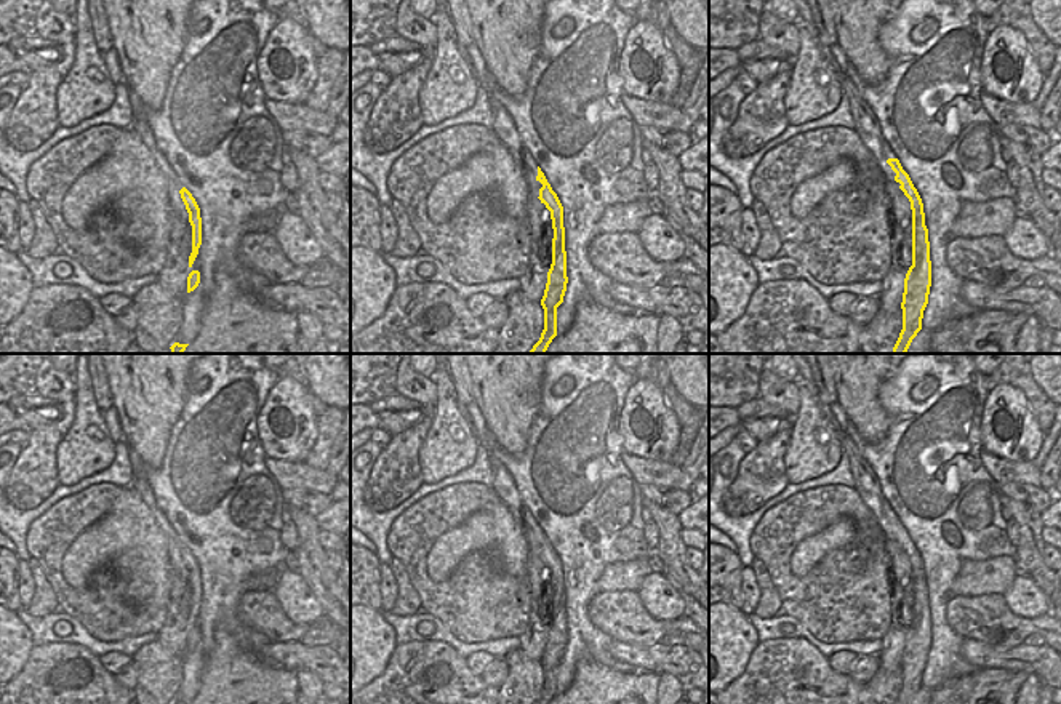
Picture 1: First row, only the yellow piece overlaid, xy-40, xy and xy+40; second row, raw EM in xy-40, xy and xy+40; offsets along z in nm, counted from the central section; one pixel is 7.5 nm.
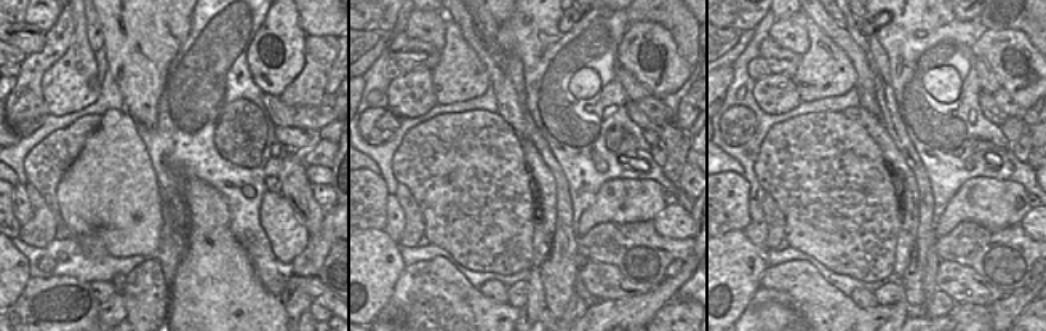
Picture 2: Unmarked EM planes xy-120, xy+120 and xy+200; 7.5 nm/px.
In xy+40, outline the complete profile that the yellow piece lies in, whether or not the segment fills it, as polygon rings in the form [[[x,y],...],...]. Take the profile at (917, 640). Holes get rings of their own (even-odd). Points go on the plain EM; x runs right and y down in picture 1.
[[[888,517],[887,522],[896,531],[895,539],[911,560],[912,568],[912,624],[904,637],[903,651],[903,688],[895,704],[911,704],[912,698],[922,688],[923,669],[928,662],[931,645],[931,619],[928,587],[922,557],[914,546],[909,533],[903,528],[898,517]]]

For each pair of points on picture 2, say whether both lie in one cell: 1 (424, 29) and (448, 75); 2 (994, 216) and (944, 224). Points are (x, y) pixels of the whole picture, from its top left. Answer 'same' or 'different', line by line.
1: different
2: same

